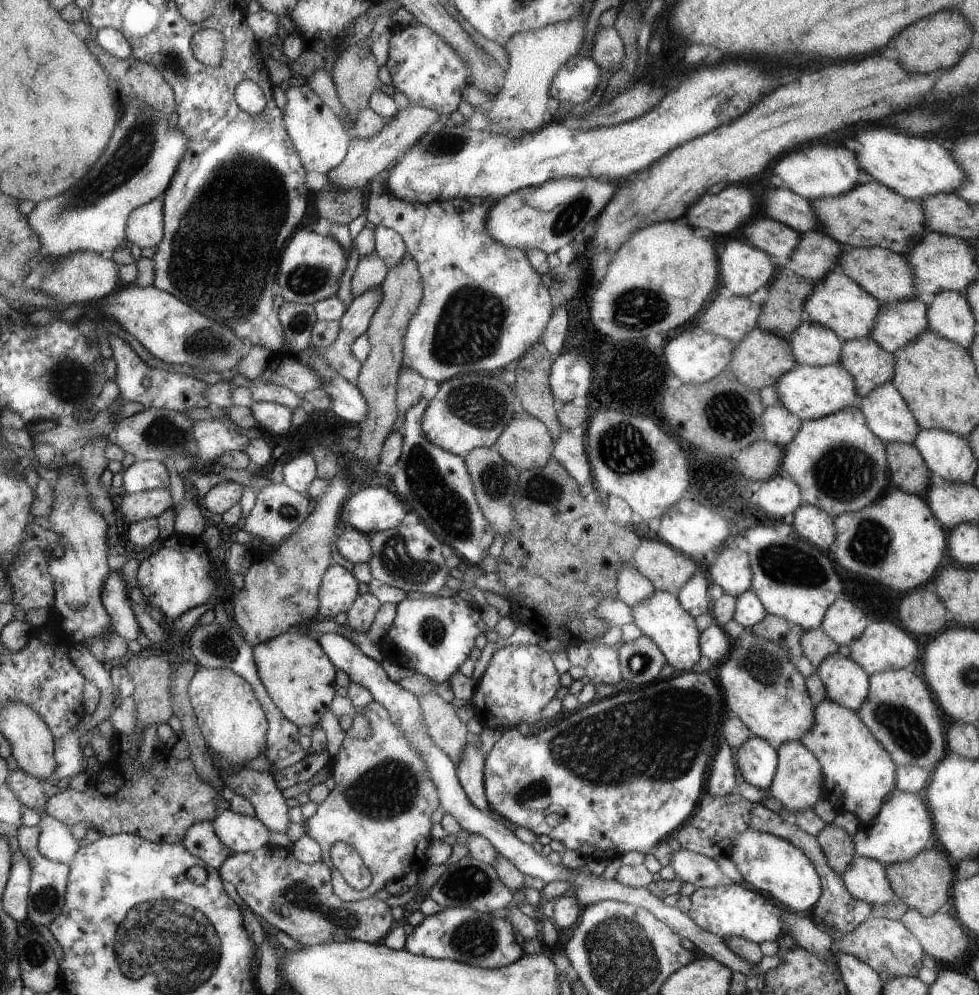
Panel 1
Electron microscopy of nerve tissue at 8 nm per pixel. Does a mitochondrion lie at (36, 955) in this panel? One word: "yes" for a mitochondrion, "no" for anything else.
yes

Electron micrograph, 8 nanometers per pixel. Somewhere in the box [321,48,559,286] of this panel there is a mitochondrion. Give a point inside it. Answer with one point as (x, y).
(446, 146)

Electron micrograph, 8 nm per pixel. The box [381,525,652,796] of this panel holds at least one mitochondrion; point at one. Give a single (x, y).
(432, 630)

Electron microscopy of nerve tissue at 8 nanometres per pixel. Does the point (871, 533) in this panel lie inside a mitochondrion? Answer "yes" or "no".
yes

